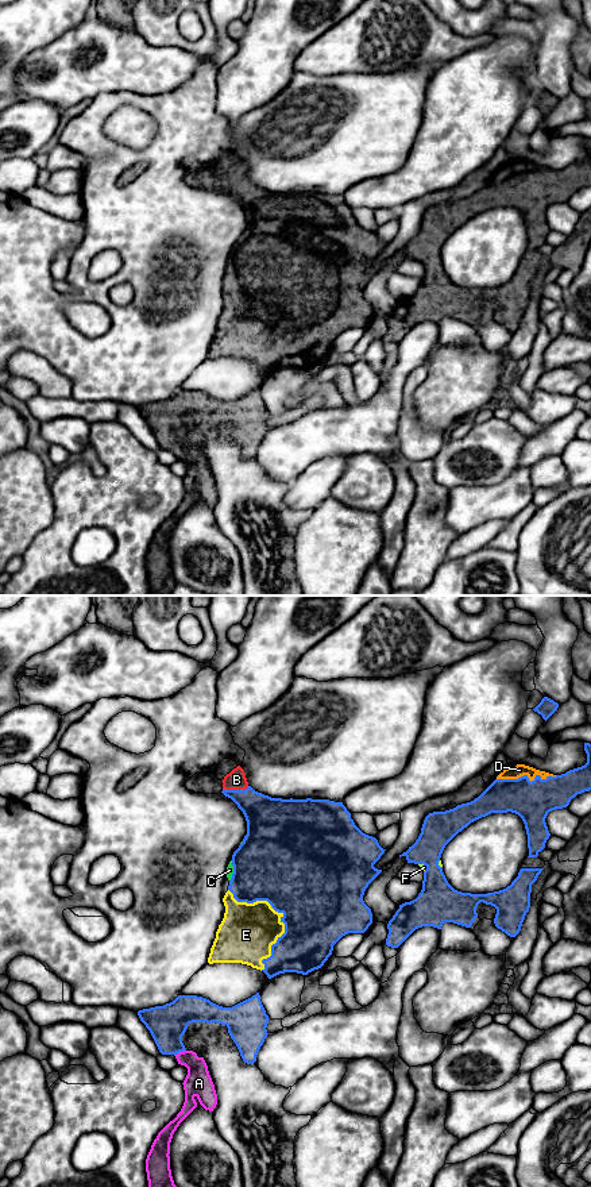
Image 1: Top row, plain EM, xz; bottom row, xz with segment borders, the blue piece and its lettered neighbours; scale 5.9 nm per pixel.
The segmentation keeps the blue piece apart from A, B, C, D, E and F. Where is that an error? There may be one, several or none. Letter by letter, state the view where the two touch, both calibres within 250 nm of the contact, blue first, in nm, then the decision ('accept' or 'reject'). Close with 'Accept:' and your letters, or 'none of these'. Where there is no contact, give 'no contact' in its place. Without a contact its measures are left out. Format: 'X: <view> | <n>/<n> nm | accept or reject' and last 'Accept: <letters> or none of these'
A: xz | 220/160 nm | accept
B: xz | 240/120 nm | accept
C: xz | 460/50 nm | accept
D: xz | 240/80 nm | accept
E: xz | 500/320 nm | accept
F: xz | 240/30 nm | accept
Accept: A, B, C, D, E, F

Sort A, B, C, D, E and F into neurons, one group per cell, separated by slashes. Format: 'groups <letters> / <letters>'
groups A B C D E F

